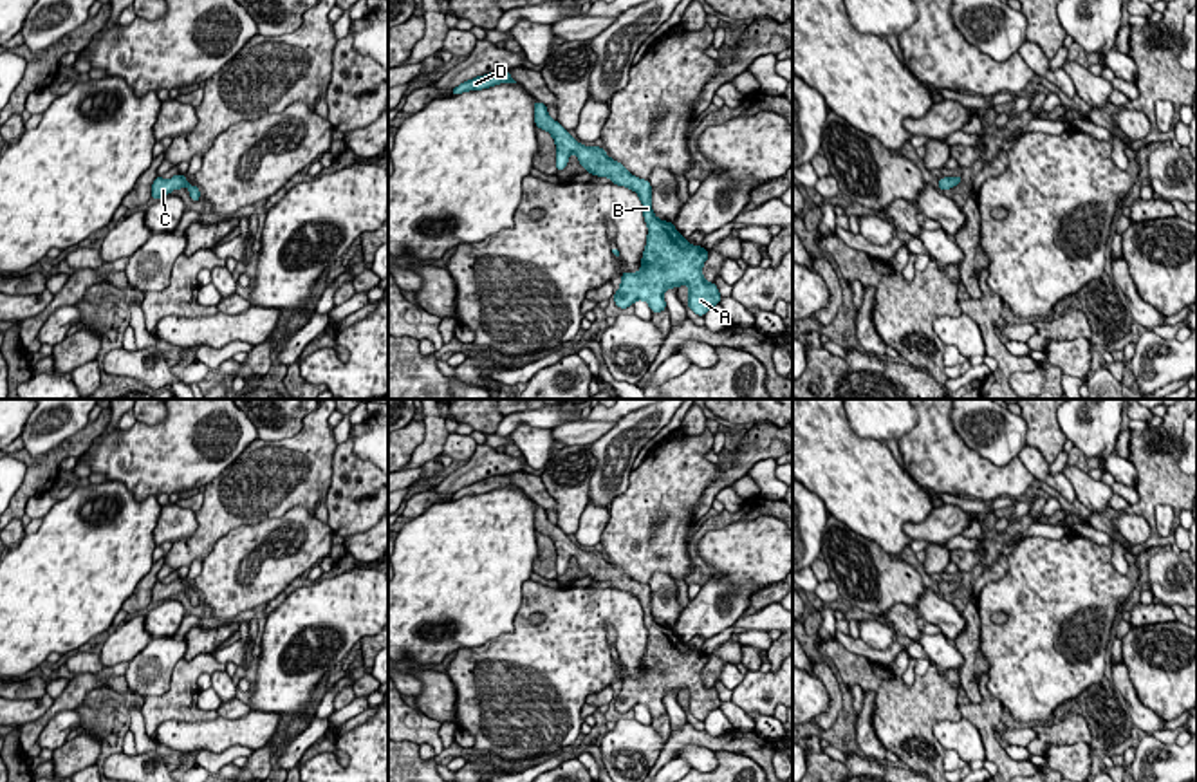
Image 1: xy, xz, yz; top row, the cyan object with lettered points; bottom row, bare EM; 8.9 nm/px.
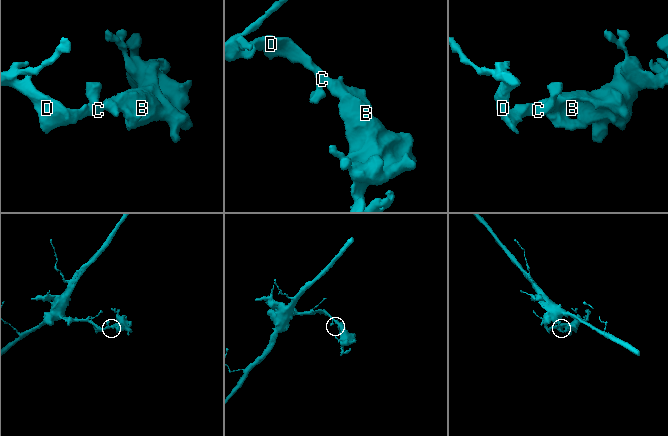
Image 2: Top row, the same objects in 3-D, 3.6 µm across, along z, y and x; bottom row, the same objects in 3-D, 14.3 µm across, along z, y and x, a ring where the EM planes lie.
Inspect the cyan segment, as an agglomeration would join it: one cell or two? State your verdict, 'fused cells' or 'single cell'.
single cell

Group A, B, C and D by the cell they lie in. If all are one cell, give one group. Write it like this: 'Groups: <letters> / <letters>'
Groups: A B C D

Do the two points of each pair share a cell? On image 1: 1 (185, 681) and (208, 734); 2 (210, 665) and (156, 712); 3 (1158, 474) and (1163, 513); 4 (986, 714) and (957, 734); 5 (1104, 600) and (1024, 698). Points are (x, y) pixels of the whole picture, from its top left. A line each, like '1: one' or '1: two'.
1: two
2: one
3: two
4: two
5: one

